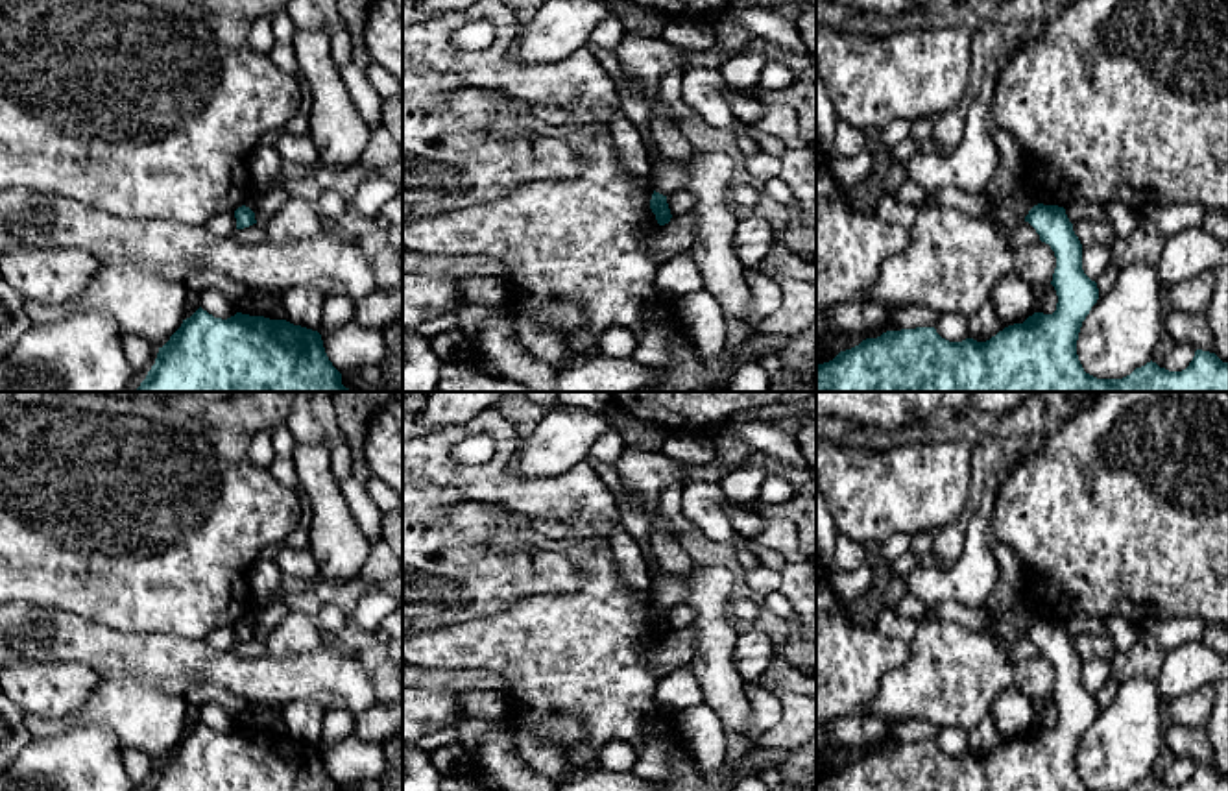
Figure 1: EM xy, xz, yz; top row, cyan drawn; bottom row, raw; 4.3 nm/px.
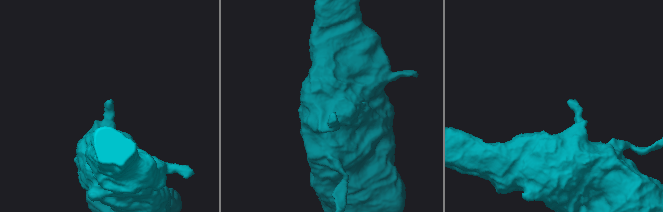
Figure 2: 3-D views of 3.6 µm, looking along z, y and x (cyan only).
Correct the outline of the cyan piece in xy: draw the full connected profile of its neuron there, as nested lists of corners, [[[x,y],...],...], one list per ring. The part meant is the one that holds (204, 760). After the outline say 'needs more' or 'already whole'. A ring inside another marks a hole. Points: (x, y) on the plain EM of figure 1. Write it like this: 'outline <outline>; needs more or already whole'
outline [[[201,721],[159,761],[146,791],[342,791],[318,745],[236,726],[222,734]]]; already whole

